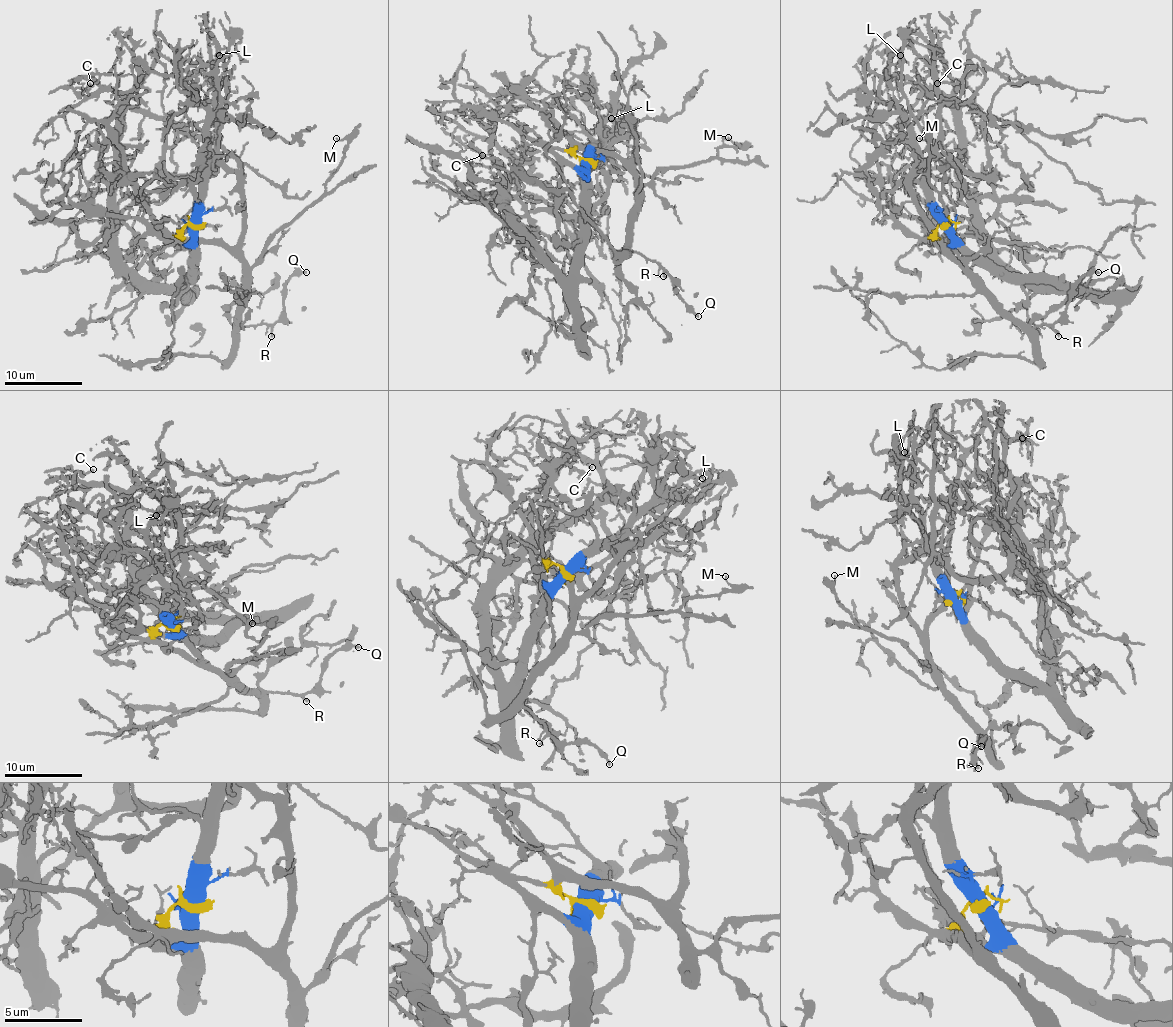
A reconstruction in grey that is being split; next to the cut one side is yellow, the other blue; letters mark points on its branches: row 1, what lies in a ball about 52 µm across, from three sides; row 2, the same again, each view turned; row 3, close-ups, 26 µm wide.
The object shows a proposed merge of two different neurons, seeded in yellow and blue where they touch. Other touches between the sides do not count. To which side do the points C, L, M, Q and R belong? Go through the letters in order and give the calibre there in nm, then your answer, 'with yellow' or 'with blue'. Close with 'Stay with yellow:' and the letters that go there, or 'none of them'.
C: 140 nm thick; with blue
L: 90 nm thick; with blue
M: 100 nm thick; with yellow
Q: 190 nm thick; with yellow
R: 130 nm thick; with yellow
Stay with yellow: M, Q, R

